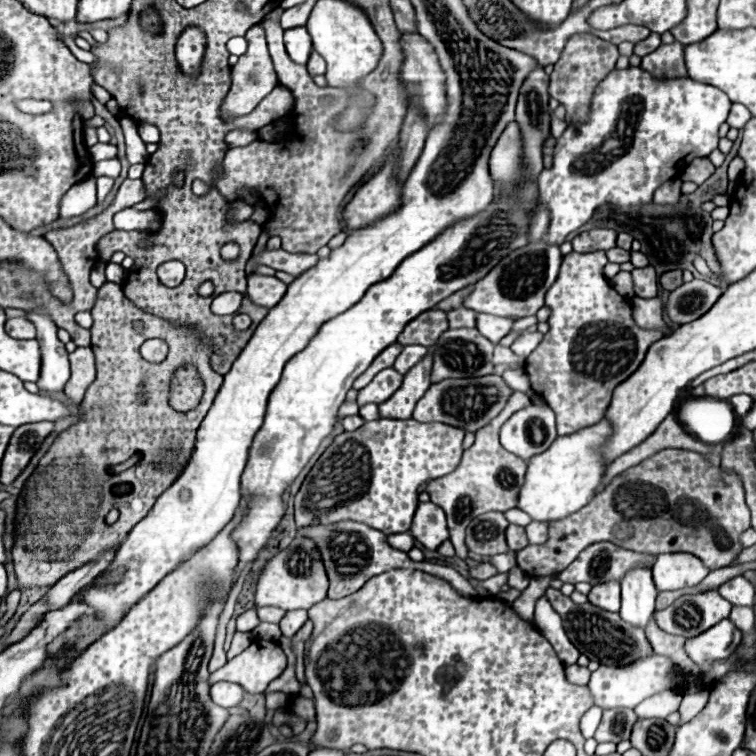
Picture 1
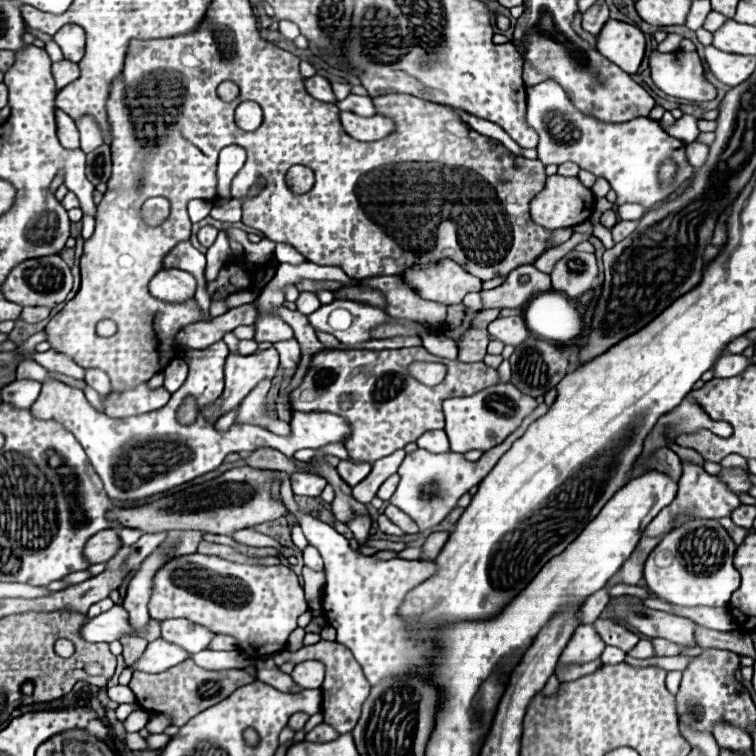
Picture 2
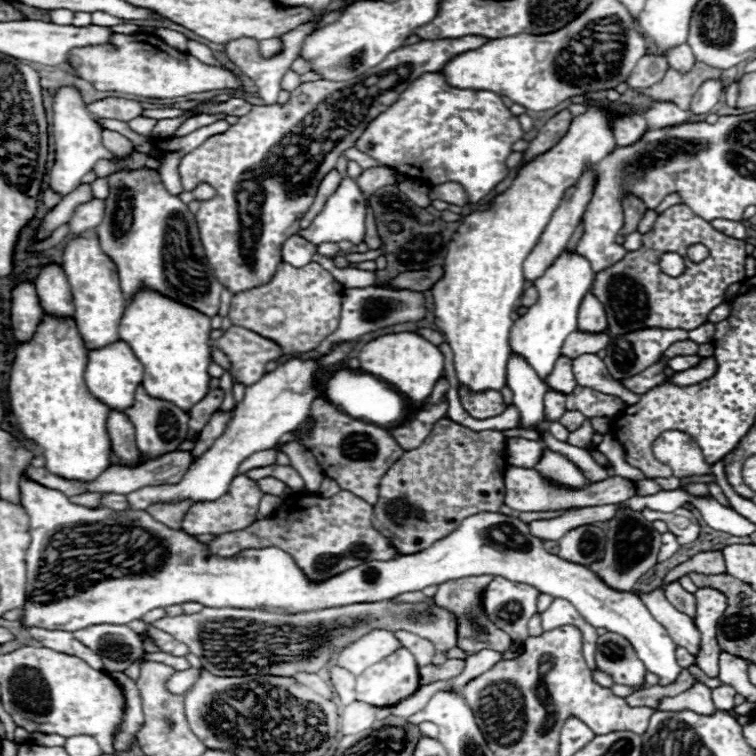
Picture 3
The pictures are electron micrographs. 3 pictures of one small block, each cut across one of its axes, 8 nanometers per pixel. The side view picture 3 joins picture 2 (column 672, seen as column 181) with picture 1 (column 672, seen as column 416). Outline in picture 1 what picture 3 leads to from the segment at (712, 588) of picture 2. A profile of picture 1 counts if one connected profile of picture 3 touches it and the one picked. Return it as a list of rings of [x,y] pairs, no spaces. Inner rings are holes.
[[[658,554],[652,566],[652,576],[656,588],[662,590],[680,590],[696,586],[710,570],[694,558],[692,554]]]

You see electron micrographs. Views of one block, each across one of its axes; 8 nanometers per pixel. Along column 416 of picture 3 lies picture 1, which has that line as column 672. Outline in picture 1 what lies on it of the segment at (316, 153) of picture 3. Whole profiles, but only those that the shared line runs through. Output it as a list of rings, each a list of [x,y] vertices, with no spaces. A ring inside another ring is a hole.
[[[680,42],[662,44],[654,54],[646,54],[646,58],[642,58],[640,68],[656,78],[684,78],[688,76],[684,66],[684,46]]]

